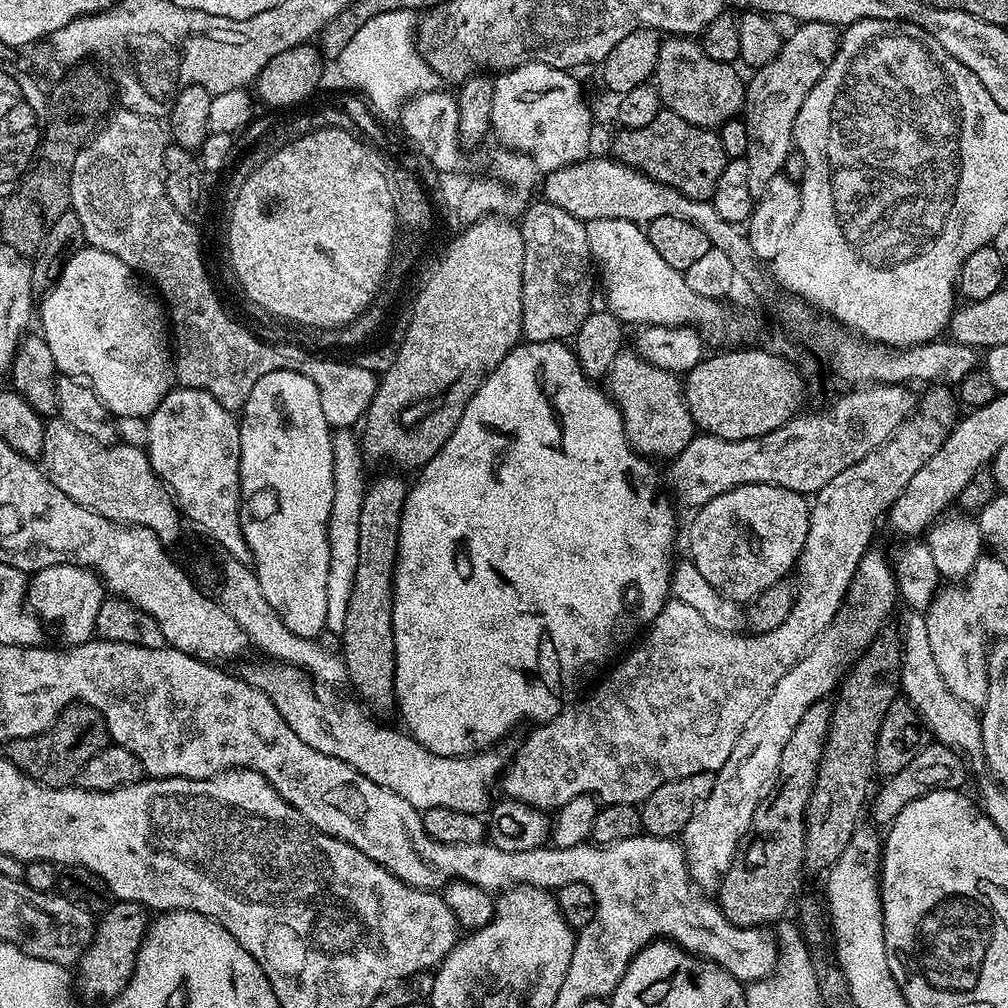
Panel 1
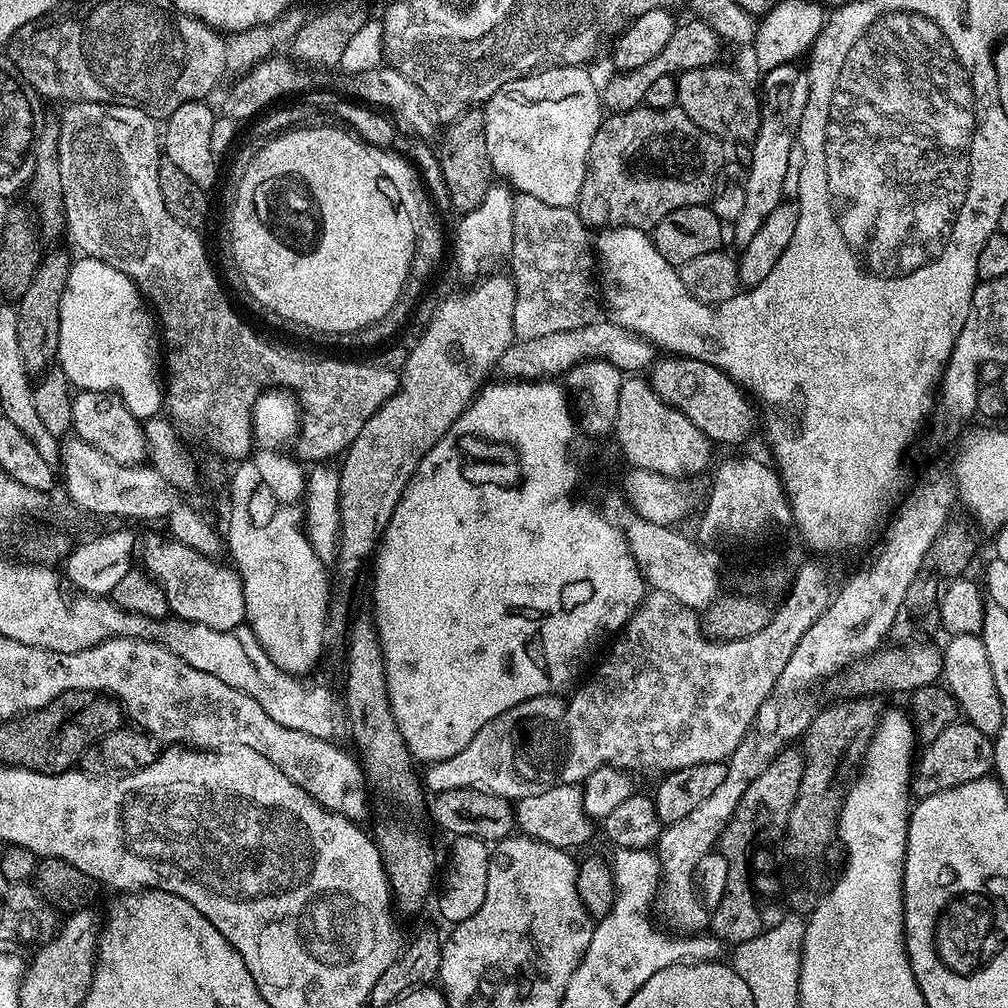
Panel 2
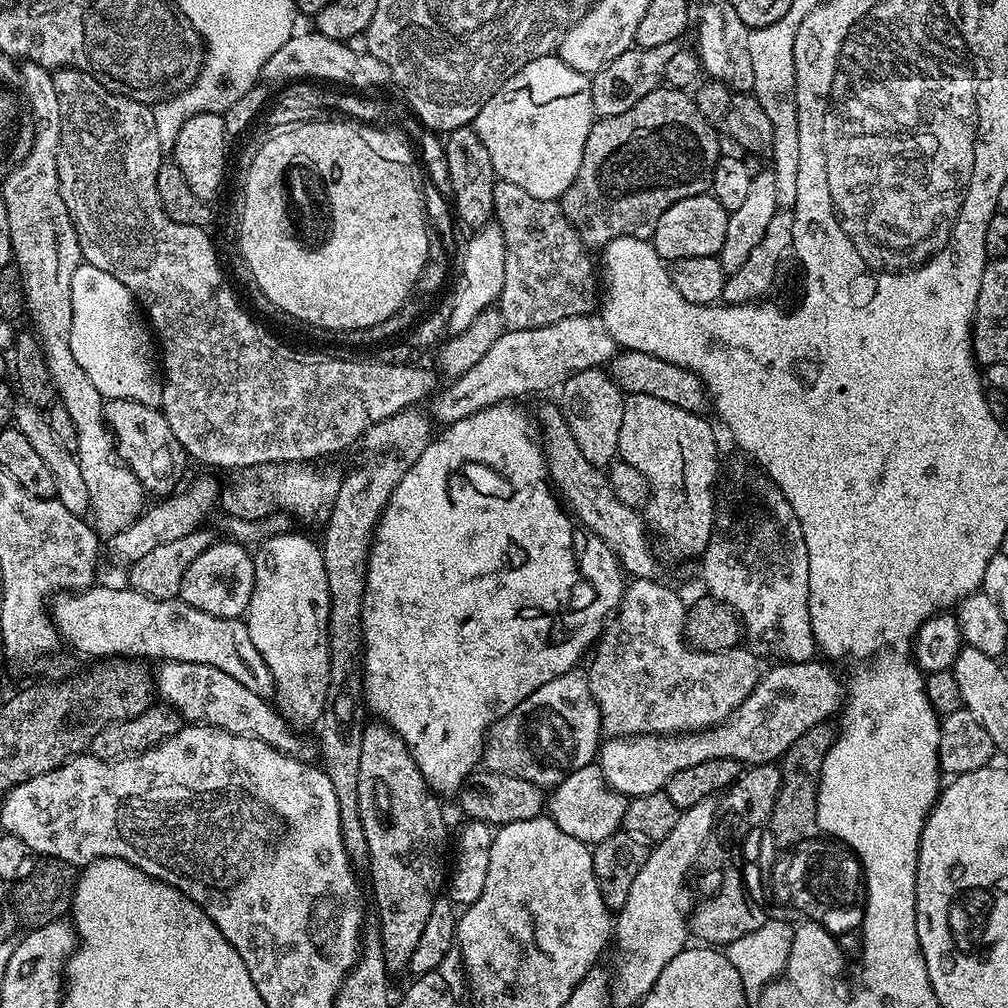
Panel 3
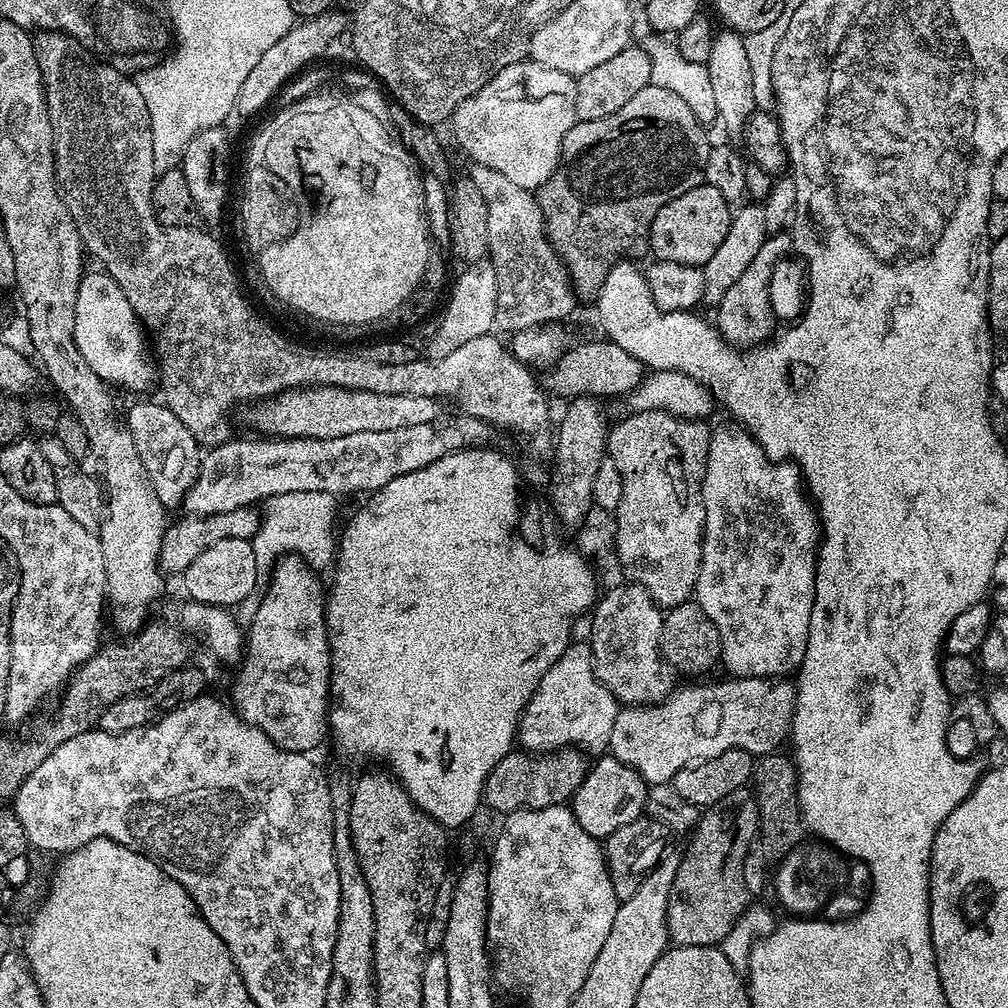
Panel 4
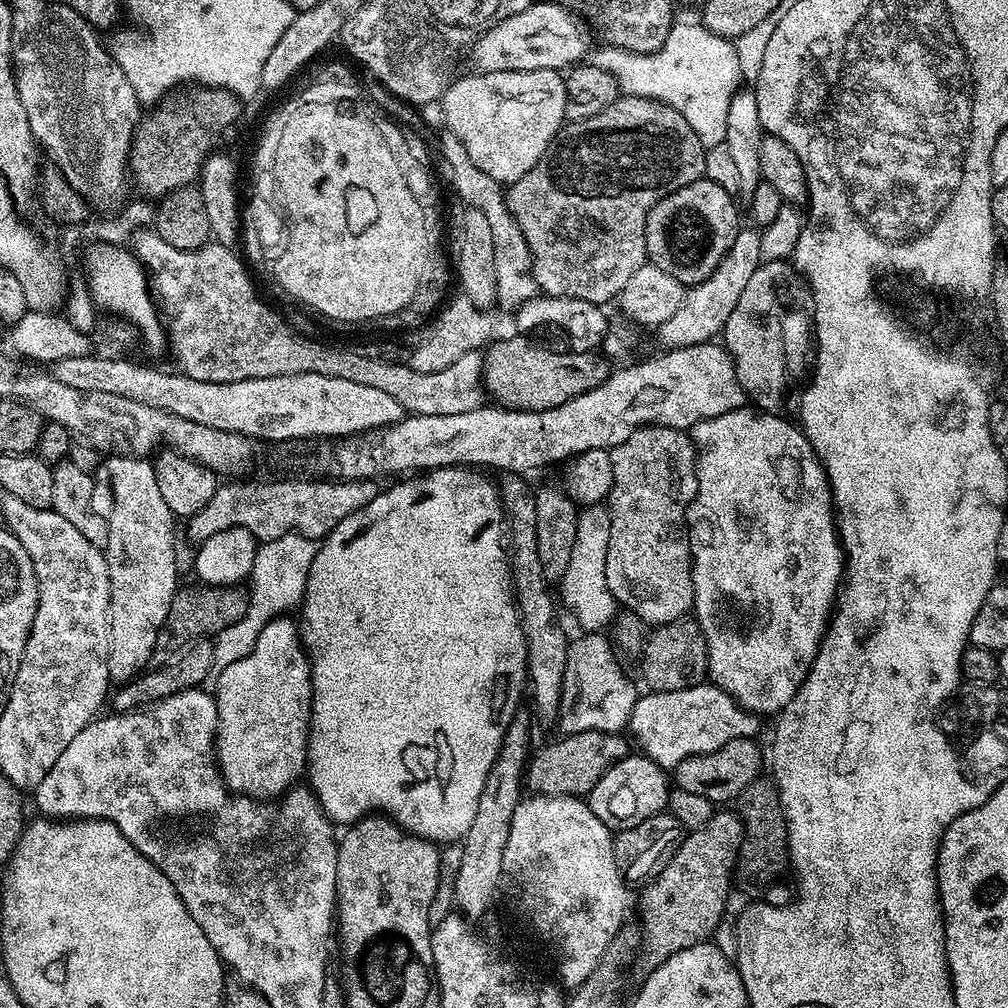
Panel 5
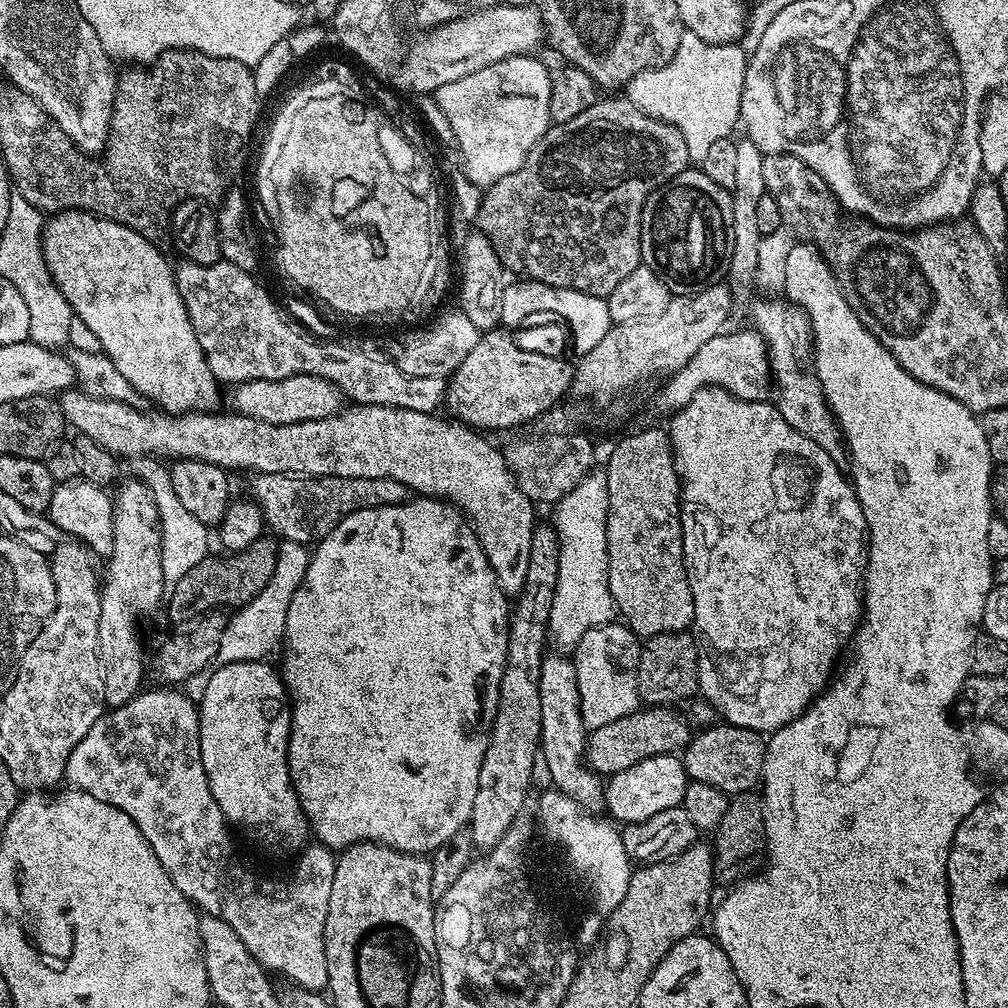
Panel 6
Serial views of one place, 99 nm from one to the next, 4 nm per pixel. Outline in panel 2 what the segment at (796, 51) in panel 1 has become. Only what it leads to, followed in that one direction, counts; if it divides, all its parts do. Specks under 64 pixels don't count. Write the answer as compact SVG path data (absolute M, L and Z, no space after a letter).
M795 63L783 64L767 69L763 73L764 85L759 85L760 125L755 140L751 141L752 161L746 166L748 177L742 180L746 190L746 206L742 206L742 214L731 225L730 240L737 244L737 249L743 250L758 234L762 222L785 199L784 183L786 169L790 158L790 146L797 143L802 122L802 114L808 101L808 73Z

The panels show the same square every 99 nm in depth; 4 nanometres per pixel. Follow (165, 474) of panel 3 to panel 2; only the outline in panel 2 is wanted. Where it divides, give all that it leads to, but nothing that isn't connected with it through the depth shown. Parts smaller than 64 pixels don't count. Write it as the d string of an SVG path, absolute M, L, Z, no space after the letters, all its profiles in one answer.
M77 391L72 398L72 432L115 464L143 464L148 455L141 417L130 414L111 392Z

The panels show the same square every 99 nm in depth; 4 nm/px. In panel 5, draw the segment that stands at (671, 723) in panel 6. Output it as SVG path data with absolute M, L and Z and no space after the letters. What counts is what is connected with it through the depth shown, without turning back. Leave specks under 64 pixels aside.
M574 732L564 734L553 744L531 753L526 765L526 788L529 793L542 796L587 797L598 778L622 758L630 754L630 740L618 732Z

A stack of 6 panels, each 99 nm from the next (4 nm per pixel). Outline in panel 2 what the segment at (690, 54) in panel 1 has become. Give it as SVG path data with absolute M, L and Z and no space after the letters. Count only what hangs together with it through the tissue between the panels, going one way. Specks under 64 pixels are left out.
M695 68L689 72L681 72L675 77L676 104L696 123L704 132L711 132L719 136L721 141L751 142L755 140L760 125L760 98L755 87L748 85L748 80L740 72L732 68Z

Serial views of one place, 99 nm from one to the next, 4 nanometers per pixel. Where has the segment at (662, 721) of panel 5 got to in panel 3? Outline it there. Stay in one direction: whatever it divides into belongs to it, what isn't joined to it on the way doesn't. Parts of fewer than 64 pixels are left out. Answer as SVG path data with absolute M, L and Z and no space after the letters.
M813 658L807 660L806 662L798 662L797 664L789 664L787 662L776 662L776 665L772 669L765 671L761 675L758 686L754 686L754 690L750 690L750 694L742 702L742 706L738 706L727 716L721 724L716 724L712 728L706 728L698 732L693 732L691 734L649 734L646 736L614 736L605 739L601 743L600 750L598 753L598 767L600 773L604 776L604 782L609 788L615 790L615 792L620 792L623 796L629 798L633 796L641 796L642 794L654 794L655 792L663 790L666 785L670 782L670 778L674 778L674 774L678 774L678 770L687 770L690 766L698 766L698 762L706 762L707 760L713 760L714 758L730 758L731 760L739 760L741 765L751 766L754 764L771 764L773 762L779 761L780 757L783 756L785 750L789 748L794 742L798 742L798 738L802 734L806 734L806 730L815 728L818 724L823 724L829 718L827 716L832 715L832 717L837 713L837 710L842 704L842 680L832 673L833 665L828 662L823 662L824 664L819 664L819 659Z

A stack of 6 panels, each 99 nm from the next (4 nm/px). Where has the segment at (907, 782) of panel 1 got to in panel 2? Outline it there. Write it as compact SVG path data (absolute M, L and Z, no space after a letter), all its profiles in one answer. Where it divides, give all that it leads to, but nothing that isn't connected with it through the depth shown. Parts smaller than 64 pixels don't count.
M967 722L946 726L946 730L938 734L938 738L927 741L923 748L924 753L915 757L910 785L911 791L915 795L917 792L917 797L920 798L962 786L966 782L974 782L993 771L993 737L982 734L982 730Z

